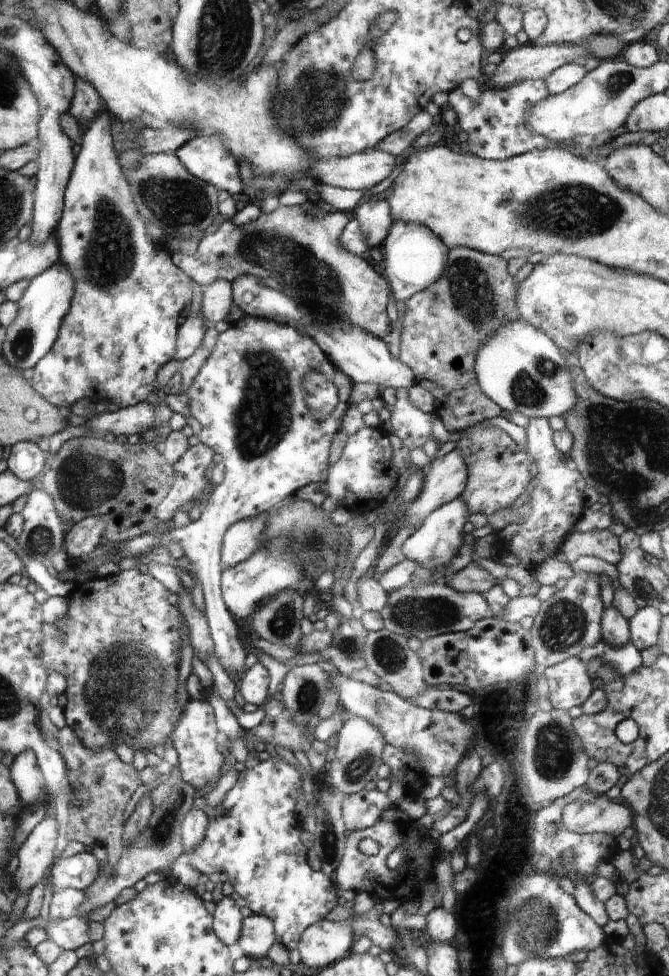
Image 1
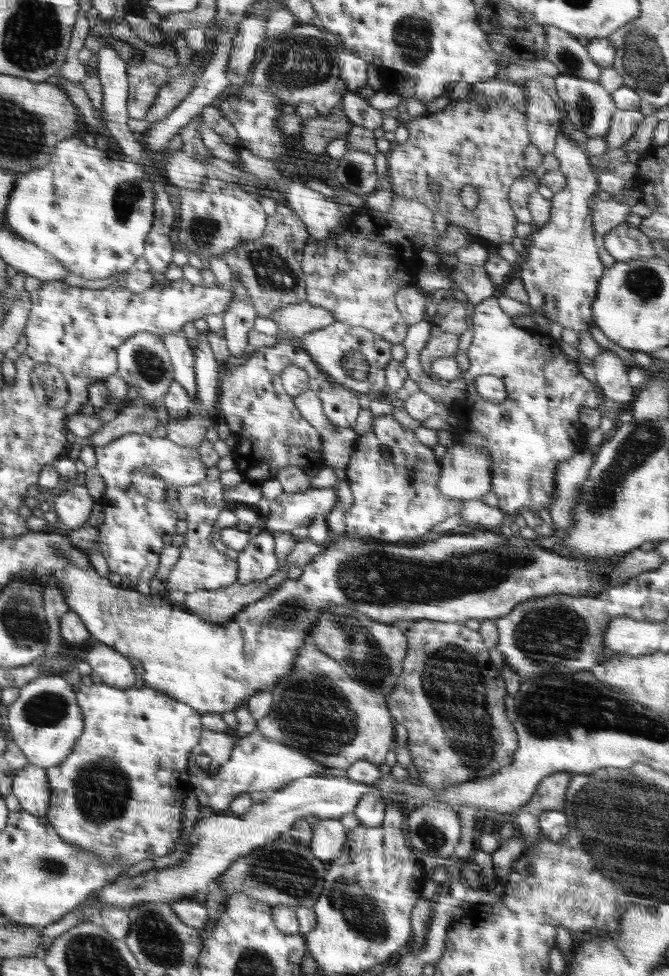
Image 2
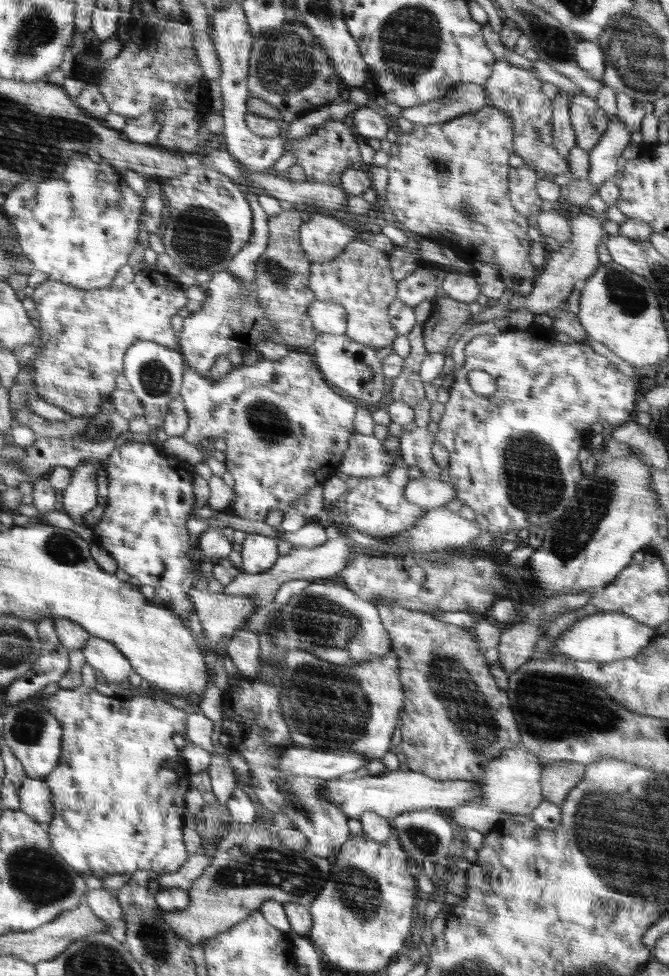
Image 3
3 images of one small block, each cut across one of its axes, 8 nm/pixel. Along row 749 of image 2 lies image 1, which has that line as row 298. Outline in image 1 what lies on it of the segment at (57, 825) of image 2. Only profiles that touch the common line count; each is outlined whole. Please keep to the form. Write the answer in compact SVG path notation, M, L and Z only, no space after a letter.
M103 111L94 120L91 120L89 124L85 125L81 150L75 158L74 172L71 173L70 184L67 185L62 220L59 221L59 226L53 238L58 244L58 264L71 271L72 278L75 278L75 296L71 300L70 312L63 318L62 328L59 329L58 340L55 341L54 348L35 366L30 382L32 382L32 386L36 386L36 390L40 390L40 394L47 398L49 403L52 403L52 406L59 408L71 407L75 402L82 399L91 400L98 406L105 401L113 402L120 408L134 406L146 401L146 396L157 390L159 386L156 383L156 372L164 364L176 358L179 320L183 309L188 308L192 302L192 289L195 286L193 280L172 262L171 254L166 250L158 250L156 248L156 244L153 241L154 231L142 219L140 212L136 210L131 186L127 182L122 164L119 162L119 157L115 151L115 137L112 134L112 126L110 116Z

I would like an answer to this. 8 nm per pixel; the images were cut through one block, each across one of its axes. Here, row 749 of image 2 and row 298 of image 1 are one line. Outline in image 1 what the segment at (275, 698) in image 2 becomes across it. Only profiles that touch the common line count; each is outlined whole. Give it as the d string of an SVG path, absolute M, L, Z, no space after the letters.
M302 204L280 205L276 210L262 214L260 218L242 226L234 226L233 223L225 221L214 230L201 235L196 252L191 255L178 252L170 255L170 258L193 280L195 286L212 284L216 280L226 280L231 283L242 275L276 279L282 286L280 290L290 298L304 302L304 306L312 310L312 316L316 316L318 322L332 324L332 326L338 326L339 323L358 326L360 330L384 340L389 336L392 328L386 314L388 302L392 297L390 285L387 278L378 274L365 258L348 252L340 244L340 234L346 228L351 215L329 209L321 216L318 212L308 212L307 209L304 211L303 206Z

